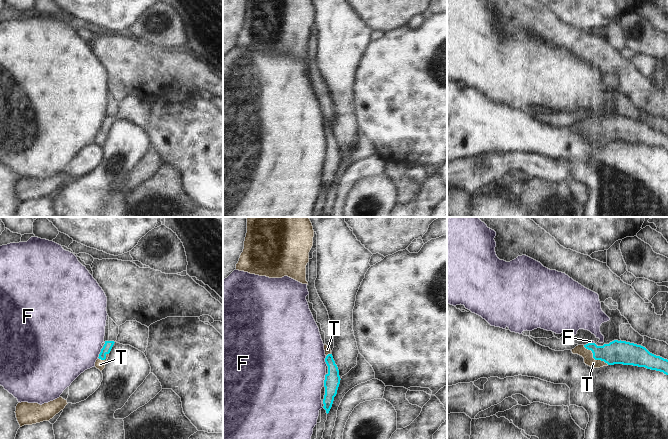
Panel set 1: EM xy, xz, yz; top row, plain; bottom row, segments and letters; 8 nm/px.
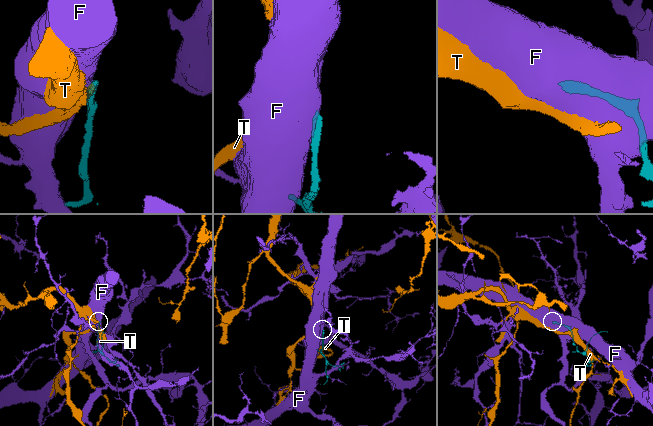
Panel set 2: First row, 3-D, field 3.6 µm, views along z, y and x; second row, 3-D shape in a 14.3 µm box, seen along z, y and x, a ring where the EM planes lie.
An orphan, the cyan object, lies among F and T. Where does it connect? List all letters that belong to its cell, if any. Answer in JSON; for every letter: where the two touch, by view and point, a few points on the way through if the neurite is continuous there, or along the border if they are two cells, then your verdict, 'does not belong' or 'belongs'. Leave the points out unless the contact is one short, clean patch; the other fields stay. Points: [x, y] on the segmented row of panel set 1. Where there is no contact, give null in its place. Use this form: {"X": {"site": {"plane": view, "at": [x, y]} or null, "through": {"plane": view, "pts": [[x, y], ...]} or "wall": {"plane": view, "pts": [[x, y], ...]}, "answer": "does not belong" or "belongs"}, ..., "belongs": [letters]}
{"F": {"site": {"plane": "xy", "at": [100, 352]}, "answer": "does not belong"}, "T": {"site": {"plane": "yz", "at": [594, 358]}, "through": {"plane": "yz", "pts": [[616, 352], [594, 358], [587, 354]]}, "answer": "belongs"}, "belongs": ["T"]}

